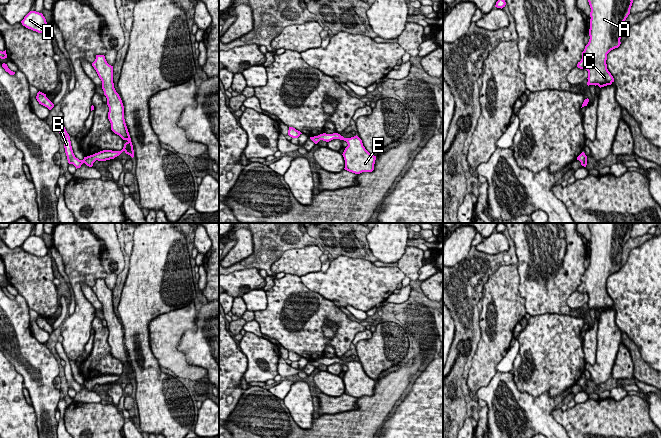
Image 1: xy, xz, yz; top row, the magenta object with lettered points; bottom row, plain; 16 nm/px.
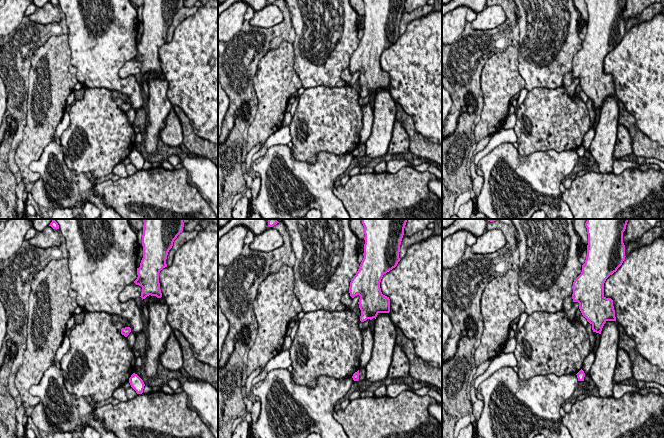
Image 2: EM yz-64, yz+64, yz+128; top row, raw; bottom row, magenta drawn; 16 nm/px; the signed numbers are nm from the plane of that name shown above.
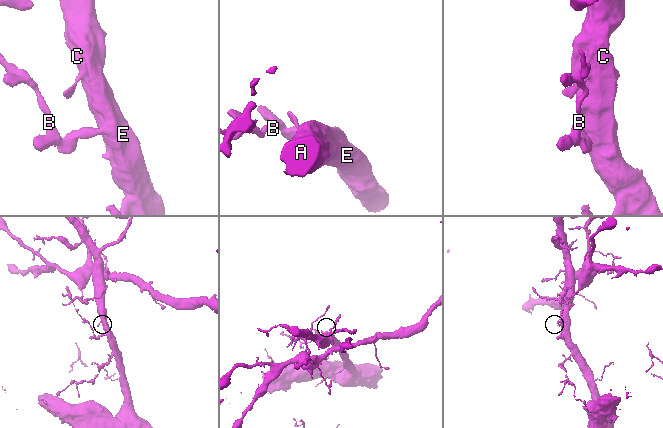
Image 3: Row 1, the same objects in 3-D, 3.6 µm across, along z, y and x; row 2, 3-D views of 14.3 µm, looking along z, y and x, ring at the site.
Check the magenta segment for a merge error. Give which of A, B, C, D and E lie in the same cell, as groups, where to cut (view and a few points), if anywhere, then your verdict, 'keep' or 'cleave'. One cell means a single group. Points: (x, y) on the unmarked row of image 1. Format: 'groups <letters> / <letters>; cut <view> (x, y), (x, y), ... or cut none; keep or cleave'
groups A C E / B D; cut xy (93, 378), (96, 383); cleave

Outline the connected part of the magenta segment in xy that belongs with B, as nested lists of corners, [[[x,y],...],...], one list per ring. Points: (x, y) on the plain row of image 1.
[[[58,342],[55,348],[59,357],[65,361],[64,372],[65,372],[65,377],[67,380],[68,387],[73,388],[76,391],[76,393],[80,392],[83,387],[85,387],[89,391],[92,391],[93,387],[96,385],[94,378],[84,381],[83,384],[79,384],[78,382],[76,382],[72,374],[70,360],[63,349],[62,343]]]

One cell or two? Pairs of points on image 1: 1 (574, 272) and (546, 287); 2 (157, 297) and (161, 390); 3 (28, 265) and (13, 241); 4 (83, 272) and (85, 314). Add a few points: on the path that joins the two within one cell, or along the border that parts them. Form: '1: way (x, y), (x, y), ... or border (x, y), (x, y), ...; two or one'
1: way (567, 274), (553, 280); one
2: way (141, 320), (141, 347), (145, 358), (145, 367); one
3: border (20, 246), (10, 249); two
4: way (77, 282), (77, 292), (82, 304); one

